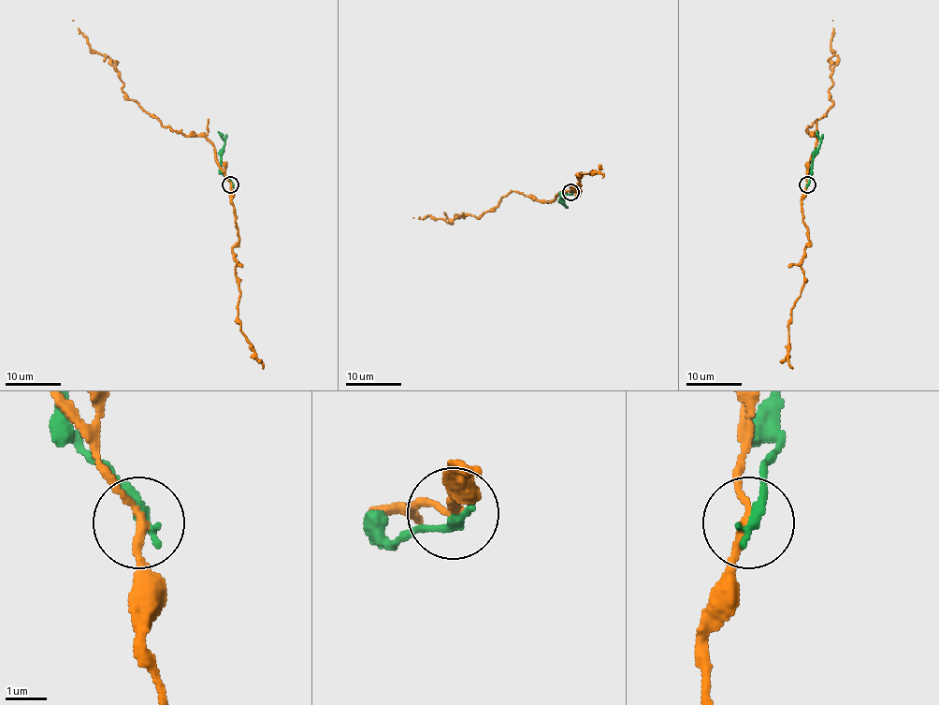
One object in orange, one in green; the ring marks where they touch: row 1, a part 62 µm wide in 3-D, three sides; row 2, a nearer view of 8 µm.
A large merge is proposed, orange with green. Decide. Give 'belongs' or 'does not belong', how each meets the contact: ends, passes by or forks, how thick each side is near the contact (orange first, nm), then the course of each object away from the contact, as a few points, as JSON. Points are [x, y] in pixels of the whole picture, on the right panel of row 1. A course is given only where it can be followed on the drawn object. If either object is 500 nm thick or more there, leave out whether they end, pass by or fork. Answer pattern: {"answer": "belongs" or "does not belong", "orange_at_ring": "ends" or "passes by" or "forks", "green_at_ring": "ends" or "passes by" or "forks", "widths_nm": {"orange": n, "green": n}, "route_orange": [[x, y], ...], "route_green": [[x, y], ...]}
{"answer": "does not belong", "orange_at_ring": "passes by", "green_at_ring": "ends", "widths_nm": {"orange": 190, "green": 300}, "route_orange": [[808, 184], [816, 137], [806, 128], [833, 105], [829, 91], [837, 64], [830, 49], [833, 21]], "route_green": [[808, 184], [814, 153], [820, 144], [816, 131]]}

